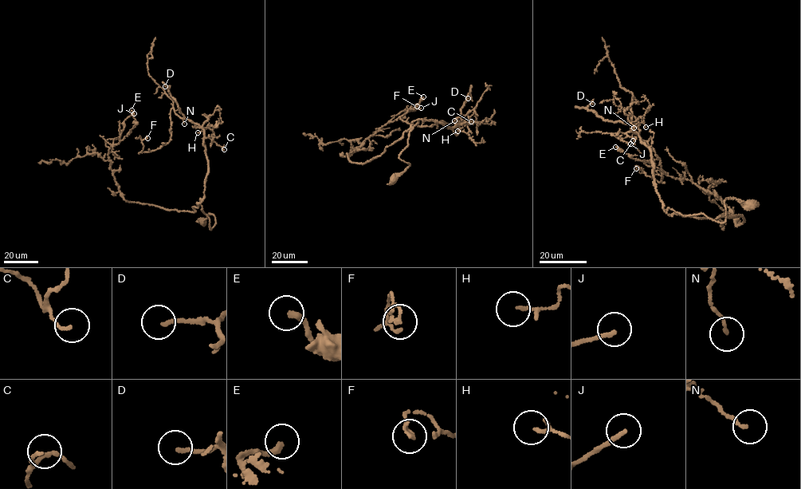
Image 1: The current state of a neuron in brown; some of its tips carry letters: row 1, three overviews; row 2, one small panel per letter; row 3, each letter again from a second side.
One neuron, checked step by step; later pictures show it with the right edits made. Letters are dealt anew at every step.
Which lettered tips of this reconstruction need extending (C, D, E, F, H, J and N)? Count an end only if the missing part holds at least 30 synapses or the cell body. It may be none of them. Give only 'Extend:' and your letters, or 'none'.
Extend: none

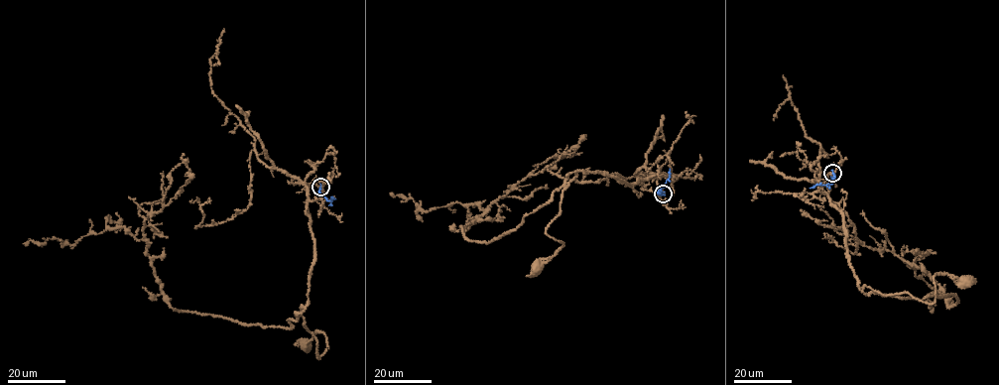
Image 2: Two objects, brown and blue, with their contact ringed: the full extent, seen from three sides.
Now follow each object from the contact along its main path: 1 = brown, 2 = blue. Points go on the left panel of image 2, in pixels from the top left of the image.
1: (320, 187), (307, 184), (313, 264), (301, 314), (317, 342), (318, 358), (326, 347), (322, 332), (306, 345)
2: (320, 187), (319, 192), (326, 199), (331, 201), (331, 196)

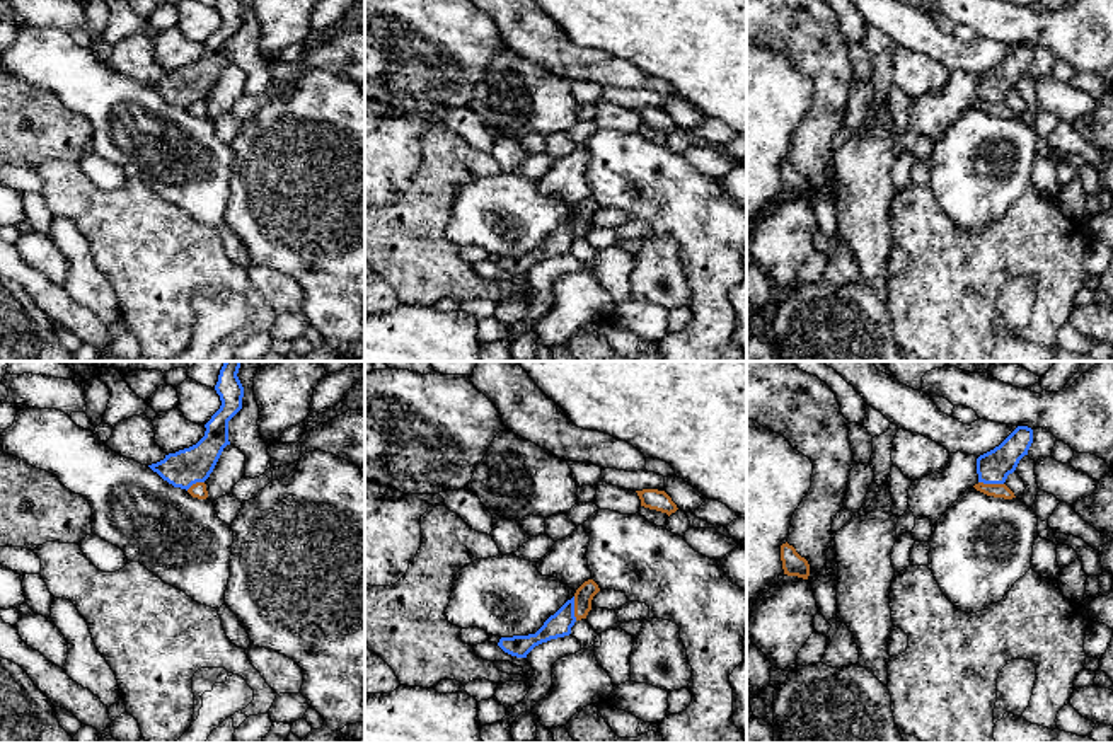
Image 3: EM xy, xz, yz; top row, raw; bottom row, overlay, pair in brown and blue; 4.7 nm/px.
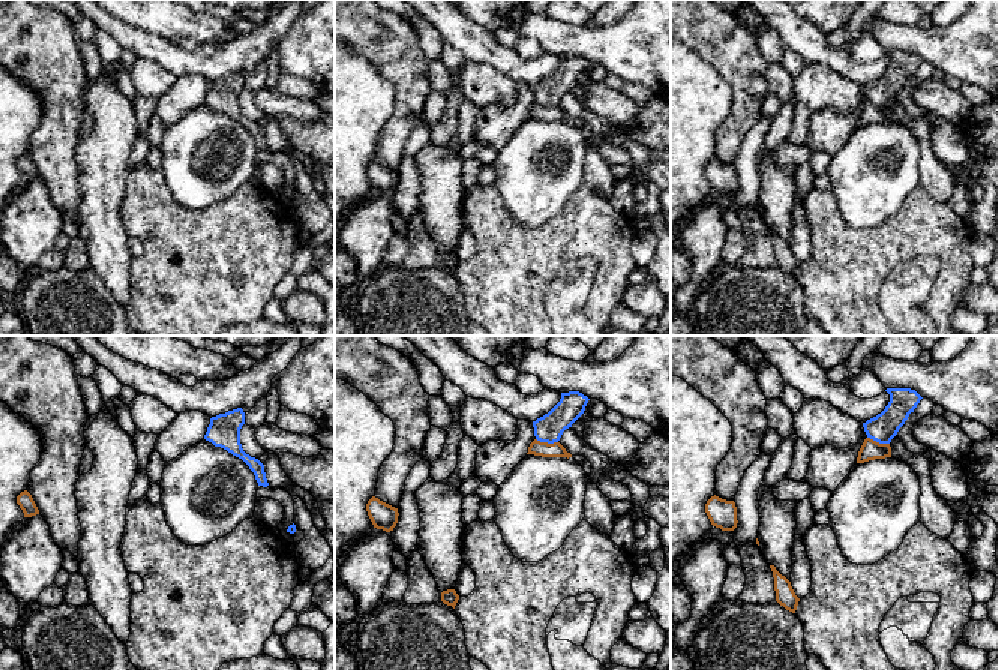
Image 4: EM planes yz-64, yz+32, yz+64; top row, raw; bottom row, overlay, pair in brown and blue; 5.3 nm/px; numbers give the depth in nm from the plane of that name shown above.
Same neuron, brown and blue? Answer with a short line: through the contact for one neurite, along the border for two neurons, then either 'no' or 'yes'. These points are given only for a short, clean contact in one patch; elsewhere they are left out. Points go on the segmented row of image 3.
line yz (979, 481), (1003, 484); no

